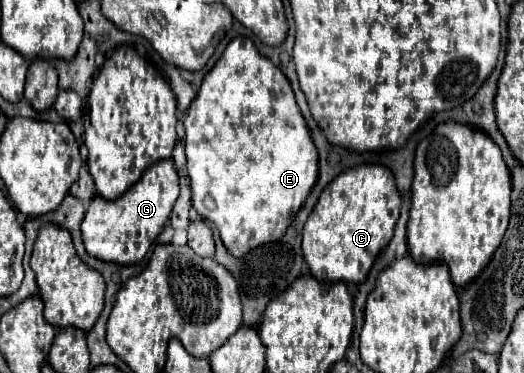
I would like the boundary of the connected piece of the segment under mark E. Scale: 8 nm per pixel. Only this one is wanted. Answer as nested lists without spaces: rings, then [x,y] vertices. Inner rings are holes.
[[[236,37],[228,43],[218,63],[204,77],[198,95],[186,113],[184,129],[192,207],[200,217],[218,227],[226,249],[234,257],[242,257],[254,247],[280,239],[316,183],[318,153],[296,105],[290,81],[256,51],[252,39]]]

